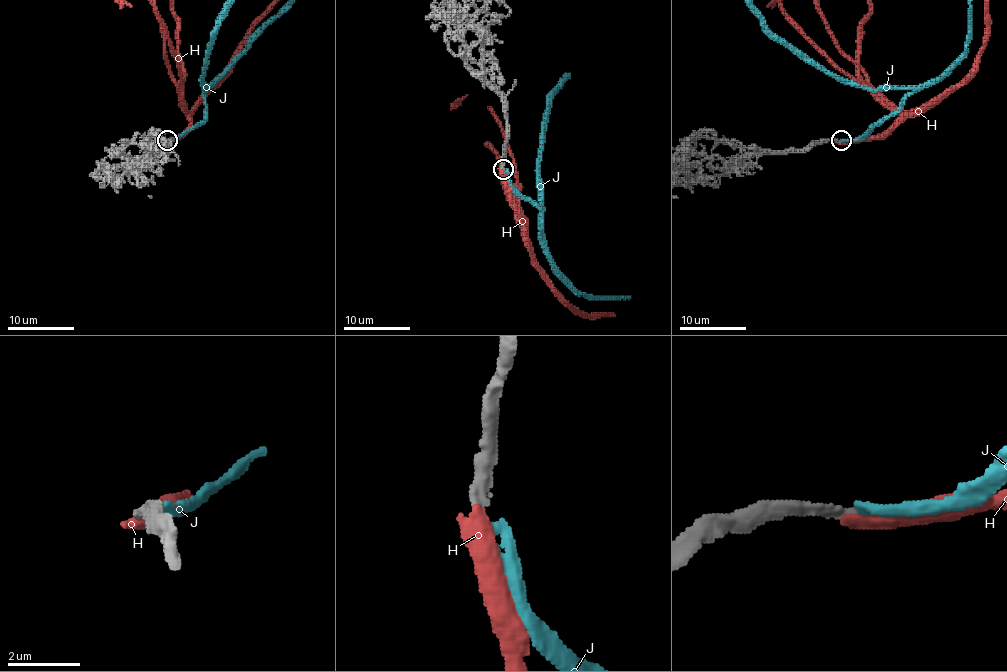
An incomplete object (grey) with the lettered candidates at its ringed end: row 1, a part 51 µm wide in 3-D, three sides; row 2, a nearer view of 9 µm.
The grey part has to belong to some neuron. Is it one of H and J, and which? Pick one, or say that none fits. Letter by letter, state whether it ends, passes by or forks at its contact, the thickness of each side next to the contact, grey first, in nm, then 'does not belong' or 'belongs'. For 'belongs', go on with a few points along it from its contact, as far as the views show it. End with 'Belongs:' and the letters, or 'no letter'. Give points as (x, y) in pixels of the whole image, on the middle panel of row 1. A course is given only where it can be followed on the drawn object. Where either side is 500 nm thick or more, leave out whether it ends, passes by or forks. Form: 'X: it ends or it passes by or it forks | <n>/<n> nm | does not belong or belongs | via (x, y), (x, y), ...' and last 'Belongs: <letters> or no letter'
H: it ends | 320/480 nm | does not belong
J: it ends | 280/300 nm | belongs
Belongs: J

